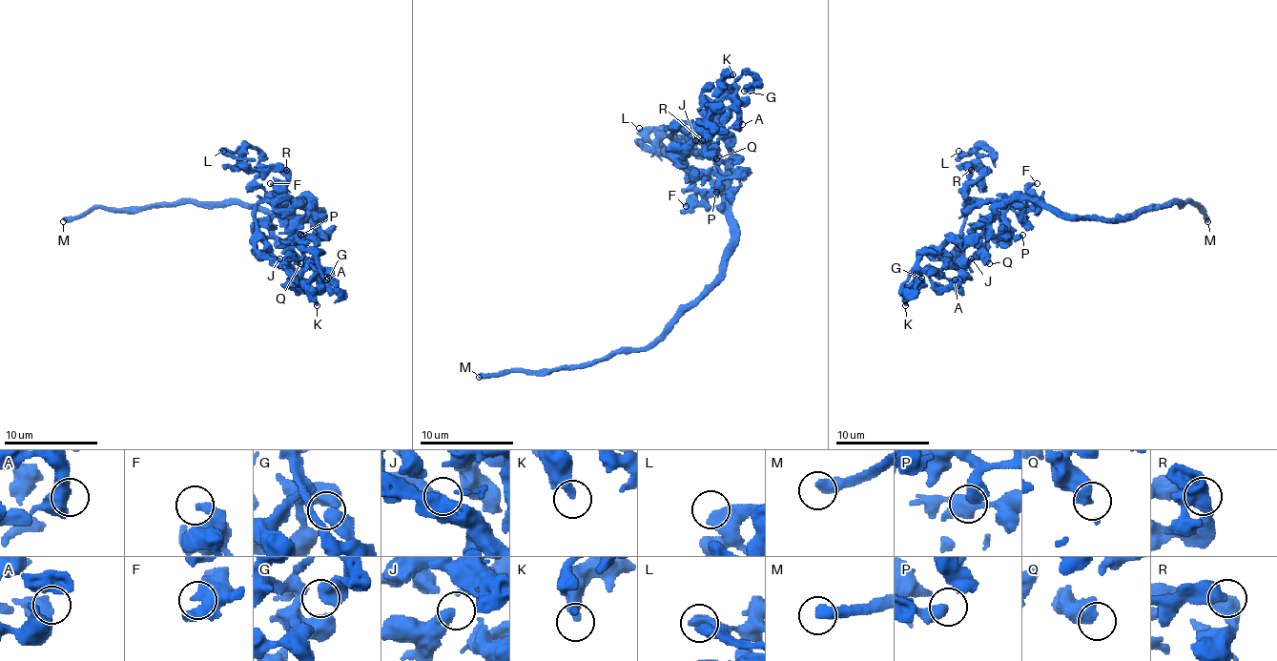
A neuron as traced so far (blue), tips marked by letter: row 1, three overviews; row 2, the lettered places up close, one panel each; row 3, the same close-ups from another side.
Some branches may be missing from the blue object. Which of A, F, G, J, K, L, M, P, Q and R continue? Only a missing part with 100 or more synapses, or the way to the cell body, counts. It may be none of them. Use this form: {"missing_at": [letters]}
{"missing_at": ["M"]}

